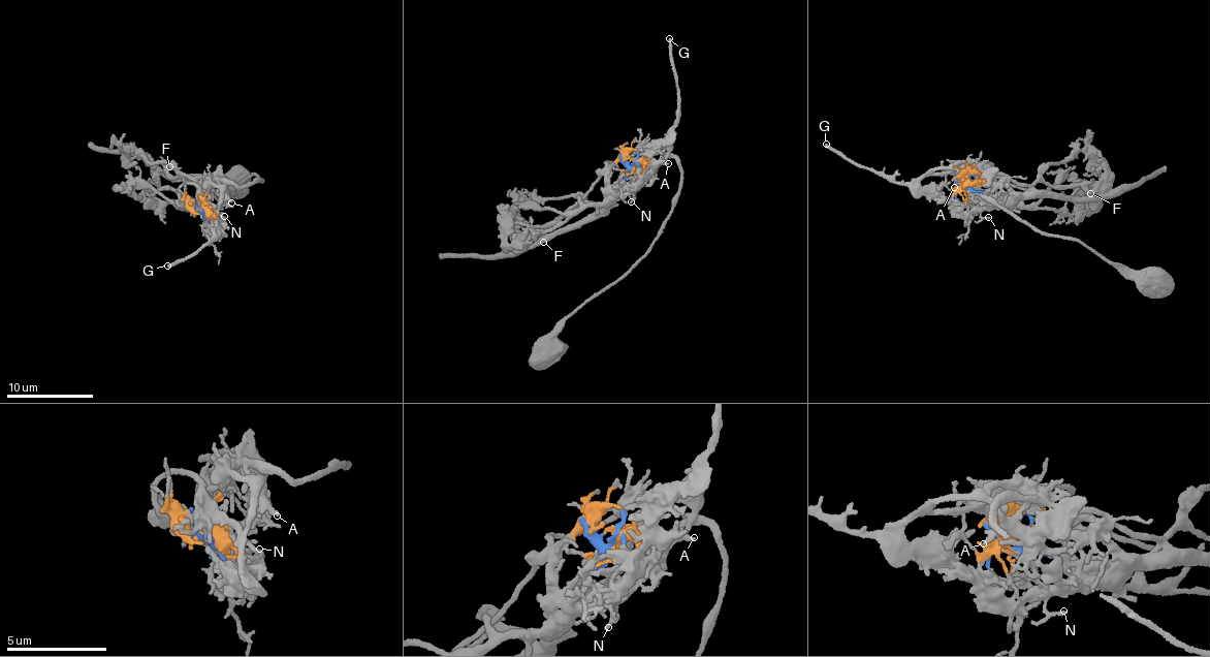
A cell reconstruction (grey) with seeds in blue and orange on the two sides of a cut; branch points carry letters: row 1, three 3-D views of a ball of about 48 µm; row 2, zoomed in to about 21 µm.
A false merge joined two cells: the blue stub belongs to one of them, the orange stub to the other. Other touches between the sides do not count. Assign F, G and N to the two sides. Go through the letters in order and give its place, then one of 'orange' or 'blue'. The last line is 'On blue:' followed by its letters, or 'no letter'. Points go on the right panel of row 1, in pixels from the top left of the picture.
F: at (1090, 193); orange
G: at (826, 144); blue
N: at (988, 217); orange
On blue: G

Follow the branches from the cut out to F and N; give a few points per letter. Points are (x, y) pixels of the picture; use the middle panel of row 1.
F: (631, 159), (633, 168), (626, 173), (622, 189), (598, 204), (581, 200), (546, 230), (544, 242)
N: (631, 159), (634, 168), (624, 180), (632, 201)

